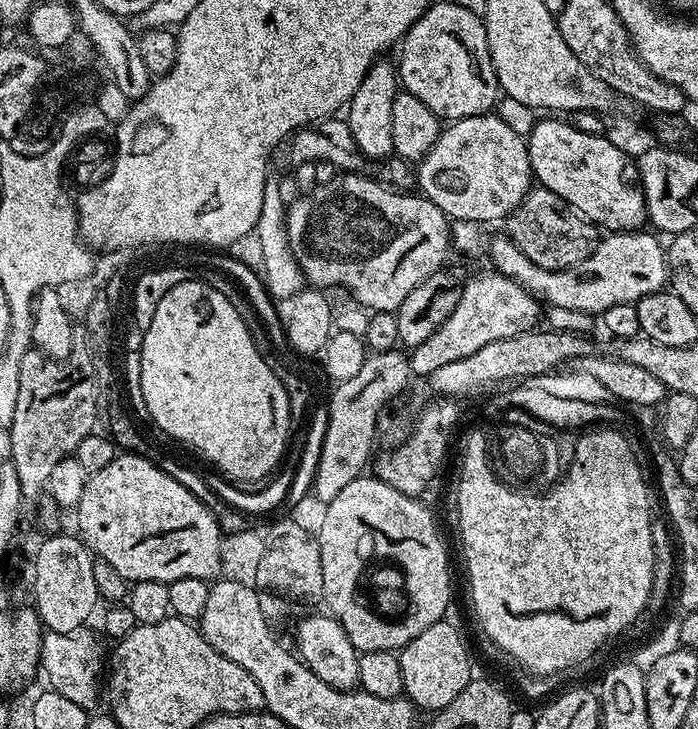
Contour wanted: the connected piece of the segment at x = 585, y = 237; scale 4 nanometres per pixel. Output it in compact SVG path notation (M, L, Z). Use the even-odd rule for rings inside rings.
M533 186L529 188L526 198L506 218L506 234L542 270L562 270L590 258L594 254L602 236L592 221L587 220L577 208L571 208L558 194L549 188Z

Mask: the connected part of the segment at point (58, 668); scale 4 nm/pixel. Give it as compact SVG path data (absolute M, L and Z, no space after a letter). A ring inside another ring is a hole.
M85 626L76 631L47 631L40 648L40 660L42 672L45 672L53 691L65 695L78 706L92 710L98 702L98 690L100 688L101 691L102 688L102 666L104 664L105 667L106 664L106 648L104 652L103 635L90 629L91 627Z

